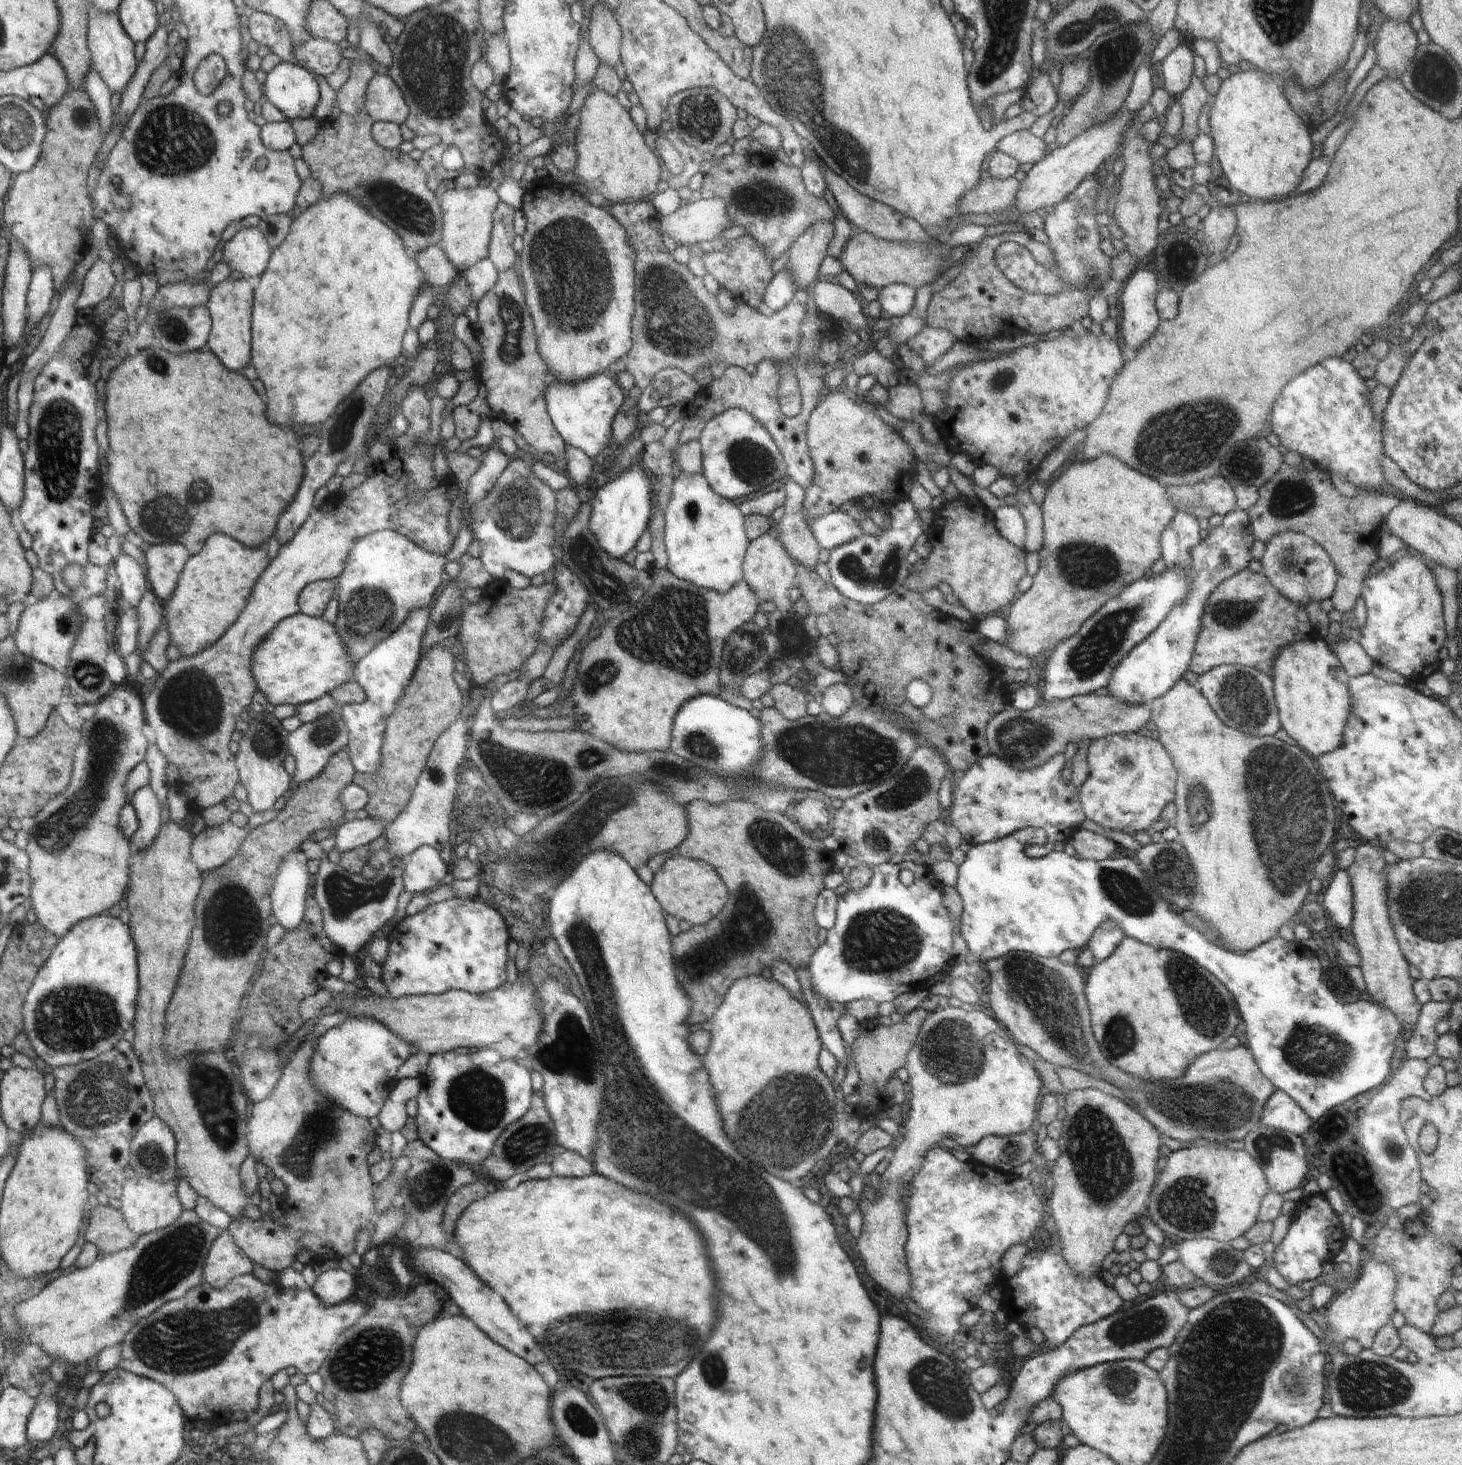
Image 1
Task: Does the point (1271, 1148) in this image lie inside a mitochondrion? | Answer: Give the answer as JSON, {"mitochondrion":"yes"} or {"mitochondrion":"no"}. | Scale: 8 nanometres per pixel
{"mitochondrion":"yes"}

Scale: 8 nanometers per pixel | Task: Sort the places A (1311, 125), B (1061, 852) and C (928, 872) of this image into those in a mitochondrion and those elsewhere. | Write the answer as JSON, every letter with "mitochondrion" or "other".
{"A":"other","B":"other","C":"other"}

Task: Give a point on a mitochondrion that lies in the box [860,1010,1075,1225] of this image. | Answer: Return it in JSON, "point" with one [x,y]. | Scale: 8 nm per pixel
{"point":[951,1052]}

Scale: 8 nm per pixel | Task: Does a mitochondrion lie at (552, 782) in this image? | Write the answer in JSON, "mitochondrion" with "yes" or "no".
{"mitochondrion":"yes"}

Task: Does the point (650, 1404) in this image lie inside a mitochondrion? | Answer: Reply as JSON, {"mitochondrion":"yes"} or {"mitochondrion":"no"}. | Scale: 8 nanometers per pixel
{"mitochondrion":"yes"}

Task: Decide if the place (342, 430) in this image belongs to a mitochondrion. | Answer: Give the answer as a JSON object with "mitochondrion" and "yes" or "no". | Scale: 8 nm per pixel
{"mitochondrion":"yes"}

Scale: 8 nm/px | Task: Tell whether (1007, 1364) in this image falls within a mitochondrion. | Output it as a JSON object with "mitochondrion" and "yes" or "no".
{"mitochondrion":"no"}

